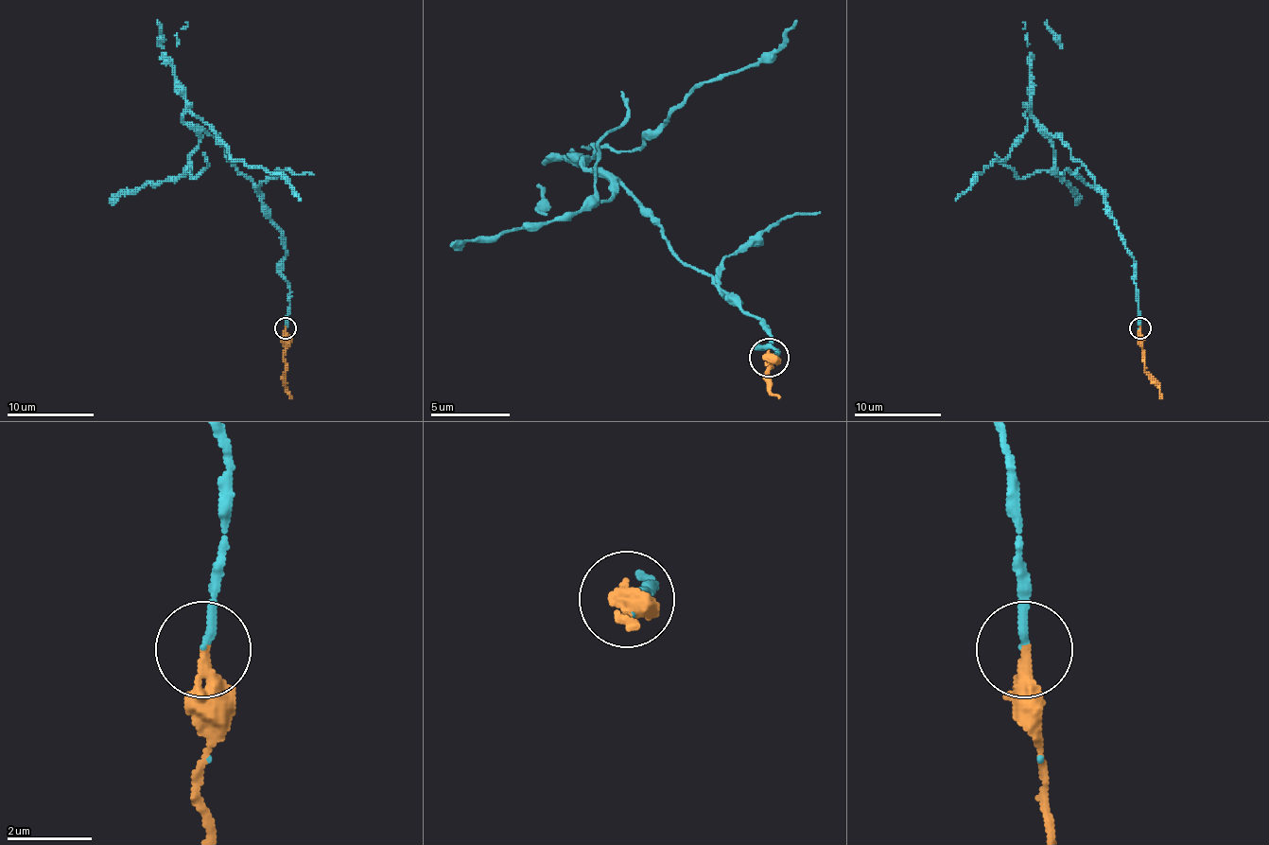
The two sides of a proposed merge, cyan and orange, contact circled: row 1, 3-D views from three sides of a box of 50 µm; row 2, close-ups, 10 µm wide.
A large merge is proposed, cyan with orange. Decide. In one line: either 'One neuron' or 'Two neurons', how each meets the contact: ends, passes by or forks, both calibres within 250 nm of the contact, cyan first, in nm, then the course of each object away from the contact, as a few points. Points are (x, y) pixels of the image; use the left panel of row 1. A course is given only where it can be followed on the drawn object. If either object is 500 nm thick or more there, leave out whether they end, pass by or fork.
One neuron. At the ring cyan ends. At the ring orange ends. Thickness 200 nm (cyan) against 300 nm. Course of cyan: (286, 328), (283, 236), (227, 149), (183, 115), (194, 114), (235, 161), (279, 174), (301, 201). Course of orange: (286, 328), (286, 387), (292, 398)

